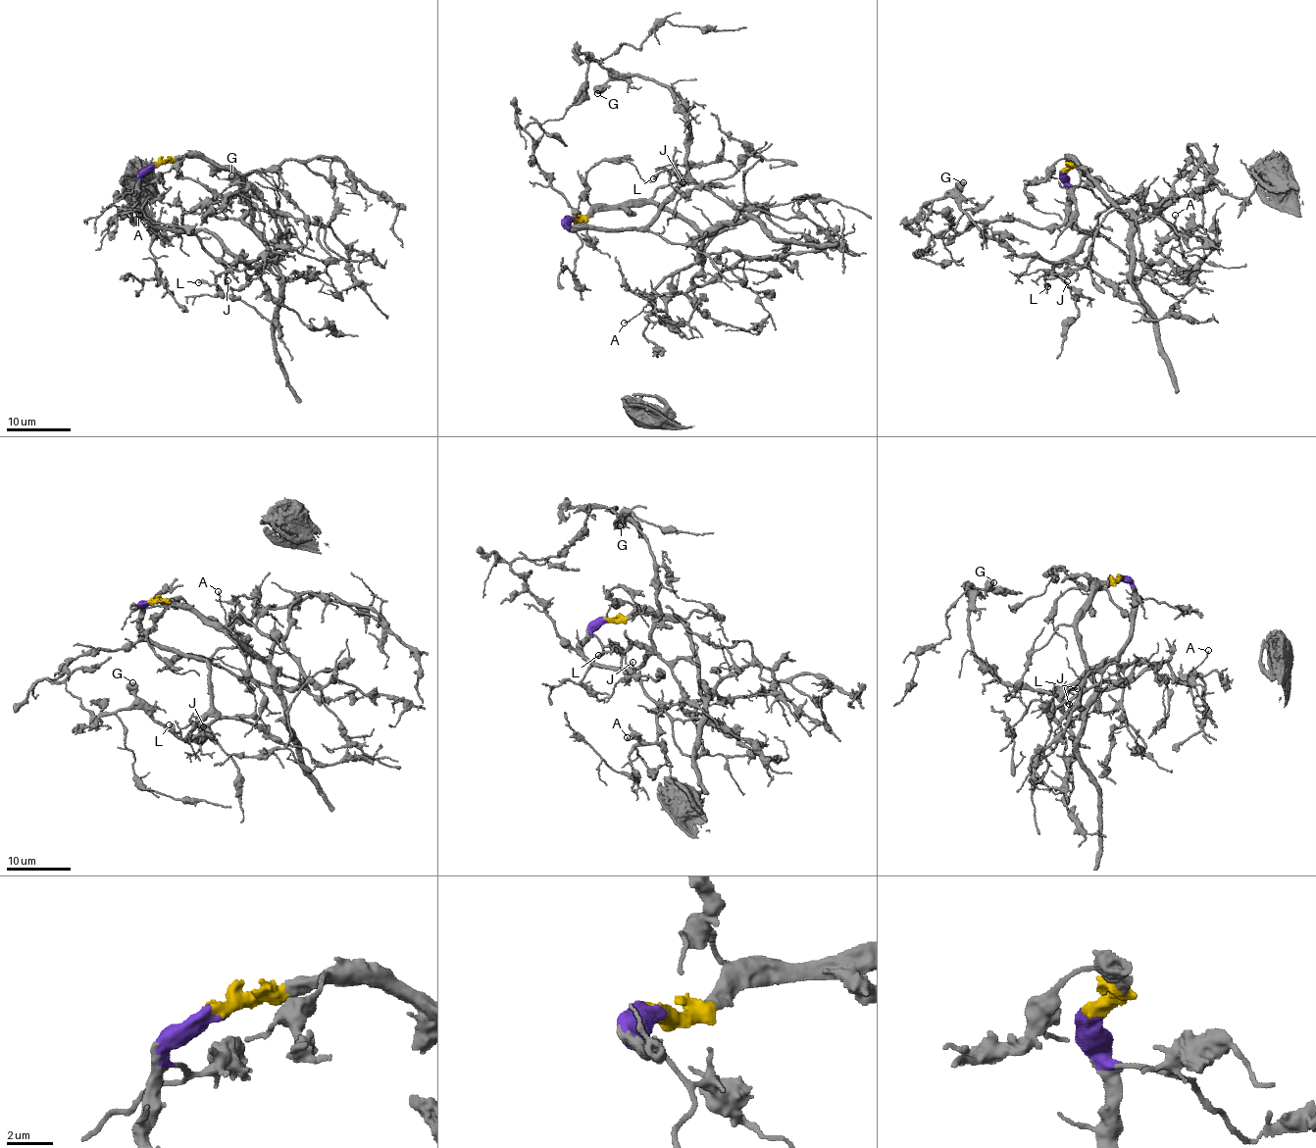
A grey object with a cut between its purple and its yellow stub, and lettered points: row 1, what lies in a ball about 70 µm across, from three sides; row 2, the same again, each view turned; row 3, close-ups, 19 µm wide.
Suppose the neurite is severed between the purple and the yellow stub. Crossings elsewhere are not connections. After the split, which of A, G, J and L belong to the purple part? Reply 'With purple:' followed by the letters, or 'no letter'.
With purple: G, J, L

